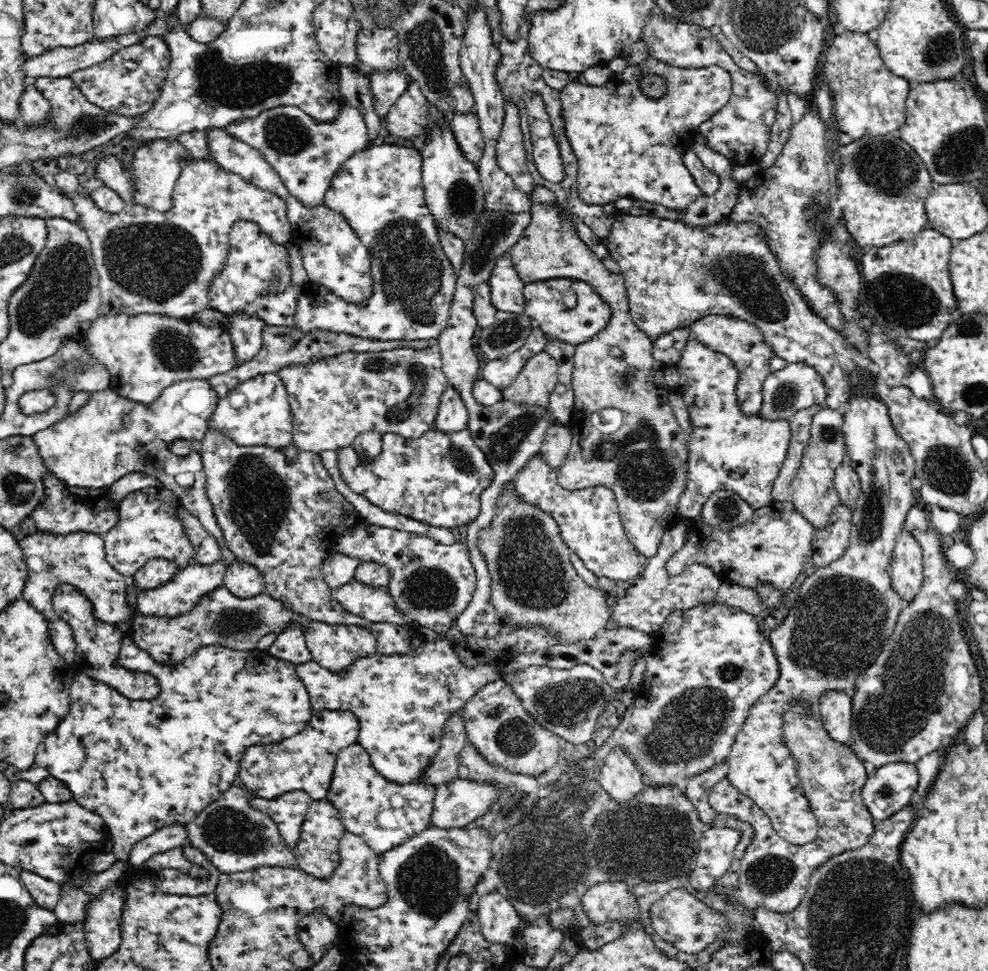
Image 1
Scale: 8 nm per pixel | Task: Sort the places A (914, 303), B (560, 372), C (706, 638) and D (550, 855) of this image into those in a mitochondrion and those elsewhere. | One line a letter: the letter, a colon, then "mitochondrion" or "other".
A: mitochondrion
B: other
C: other
D: mitochondrion

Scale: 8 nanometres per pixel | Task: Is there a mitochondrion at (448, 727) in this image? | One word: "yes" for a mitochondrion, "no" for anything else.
no

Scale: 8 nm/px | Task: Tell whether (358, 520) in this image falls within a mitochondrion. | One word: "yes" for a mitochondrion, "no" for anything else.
no

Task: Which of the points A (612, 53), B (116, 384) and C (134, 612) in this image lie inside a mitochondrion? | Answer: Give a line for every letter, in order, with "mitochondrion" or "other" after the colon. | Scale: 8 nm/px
A: other
B: other
C: other

